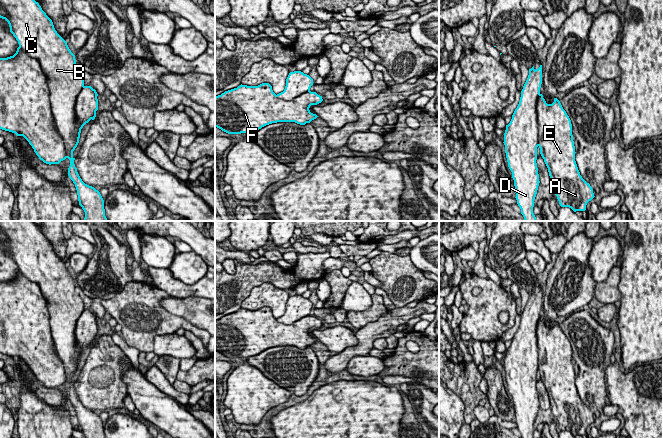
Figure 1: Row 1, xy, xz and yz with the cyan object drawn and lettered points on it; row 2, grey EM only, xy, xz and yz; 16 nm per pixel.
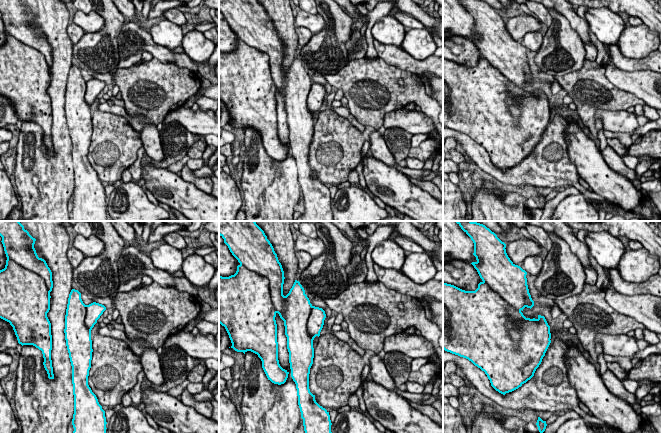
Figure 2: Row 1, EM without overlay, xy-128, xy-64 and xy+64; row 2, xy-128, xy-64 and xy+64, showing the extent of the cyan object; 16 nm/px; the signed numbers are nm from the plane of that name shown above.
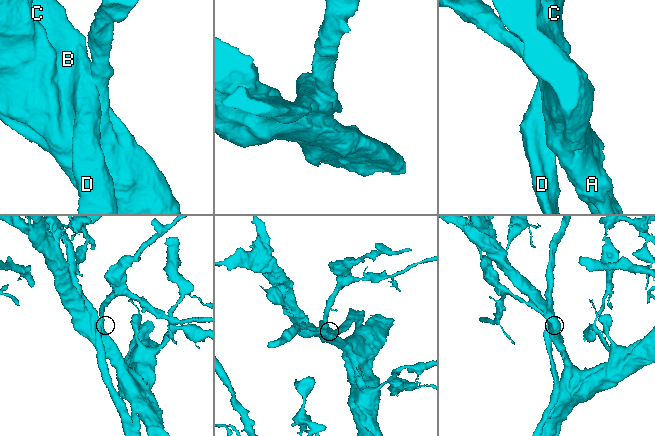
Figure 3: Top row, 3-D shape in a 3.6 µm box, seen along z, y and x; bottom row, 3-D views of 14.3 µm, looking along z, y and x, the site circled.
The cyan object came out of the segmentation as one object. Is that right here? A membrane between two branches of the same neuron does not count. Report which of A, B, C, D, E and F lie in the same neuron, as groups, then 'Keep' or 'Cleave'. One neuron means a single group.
Groups: A E F / B C D. Cleave

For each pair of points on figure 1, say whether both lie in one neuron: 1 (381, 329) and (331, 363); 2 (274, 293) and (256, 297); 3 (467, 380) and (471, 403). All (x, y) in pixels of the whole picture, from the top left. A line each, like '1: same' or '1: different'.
1: same
2: same
3: same

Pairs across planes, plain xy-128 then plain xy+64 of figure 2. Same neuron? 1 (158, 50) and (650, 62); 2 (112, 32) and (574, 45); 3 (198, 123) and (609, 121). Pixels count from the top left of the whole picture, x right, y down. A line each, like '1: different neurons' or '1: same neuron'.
1: same neuron
2: same neuron
3: same neuron

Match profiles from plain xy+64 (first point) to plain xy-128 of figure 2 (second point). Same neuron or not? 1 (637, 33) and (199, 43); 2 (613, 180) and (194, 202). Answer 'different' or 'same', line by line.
1: same
2: same

